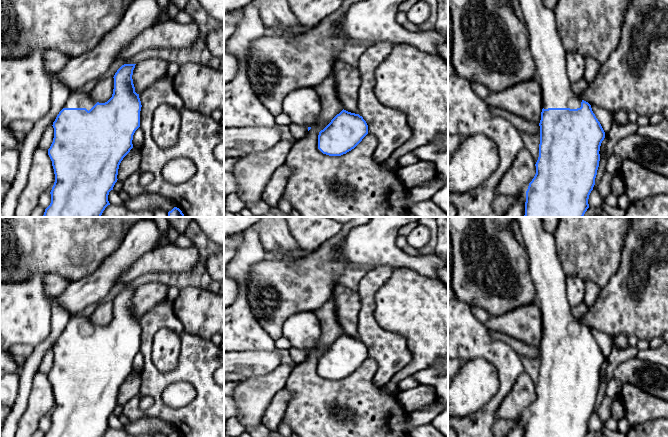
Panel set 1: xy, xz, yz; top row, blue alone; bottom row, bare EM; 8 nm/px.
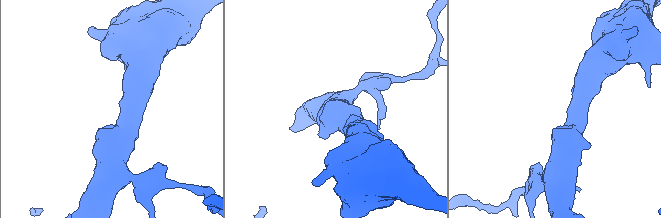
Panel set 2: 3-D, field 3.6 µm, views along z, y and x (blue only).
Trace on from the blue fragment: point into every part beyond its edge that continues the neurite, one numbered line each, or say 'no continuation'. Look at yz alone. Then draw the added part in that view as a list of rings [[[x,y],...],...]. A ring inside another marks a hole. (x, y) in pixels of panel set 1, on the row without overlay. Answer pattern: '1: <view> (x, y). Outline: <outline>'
1: yz (546, 271). Outline: [[[514,217],[521,230],[524,247],[529,256],[529,273],[534,283],[536,302],[541,310],[542,333],[581,331],[582,323],[577,320],[566,300],[566,275],[559,260],[555,236],[543,227],[542,217]]]

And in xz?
1: xz (302, 329). Outline: [[[314,311],[295,313],[284,322],[282,334],[293,348],[313,351],[321,336],[318,316]]]

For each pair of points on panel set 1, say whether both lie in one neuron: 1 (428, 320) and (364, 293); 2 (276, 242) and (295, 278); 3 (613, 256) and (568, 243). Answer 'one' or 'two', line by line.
1: two
2: two
3: one

